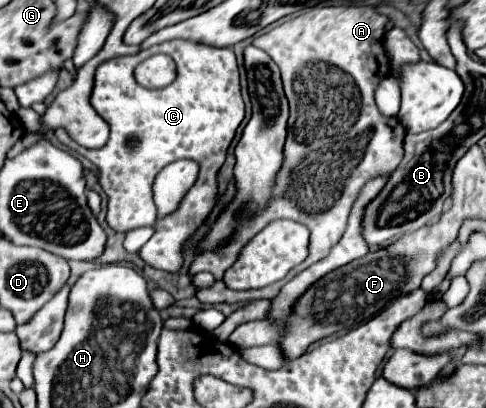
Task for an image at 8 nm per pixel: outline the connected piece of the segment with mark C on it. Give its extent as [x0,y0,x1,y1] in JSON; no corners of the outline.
[52,40,244,272]

